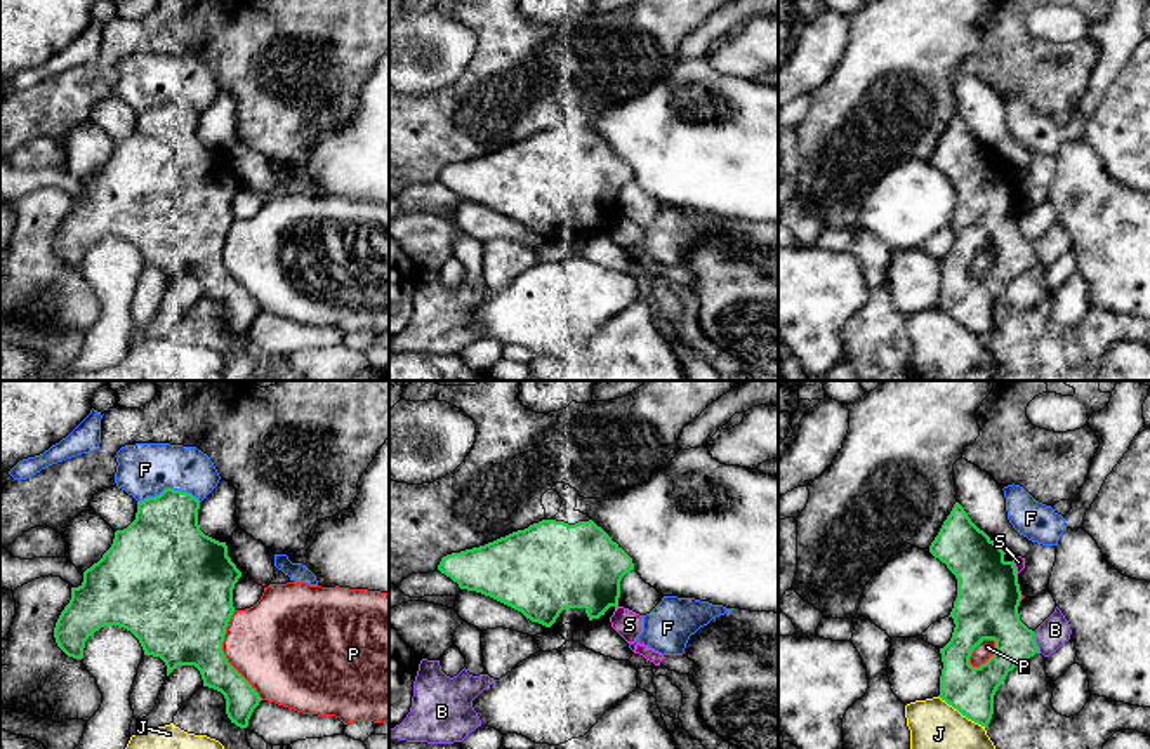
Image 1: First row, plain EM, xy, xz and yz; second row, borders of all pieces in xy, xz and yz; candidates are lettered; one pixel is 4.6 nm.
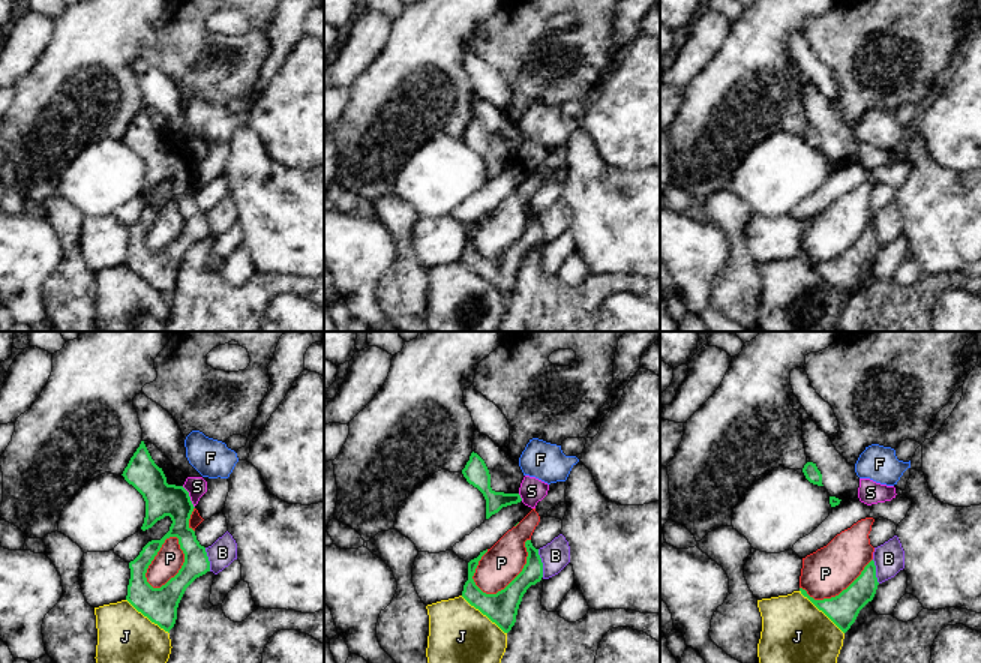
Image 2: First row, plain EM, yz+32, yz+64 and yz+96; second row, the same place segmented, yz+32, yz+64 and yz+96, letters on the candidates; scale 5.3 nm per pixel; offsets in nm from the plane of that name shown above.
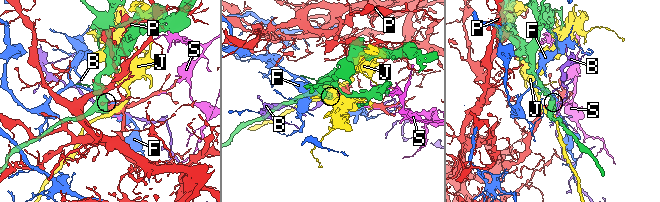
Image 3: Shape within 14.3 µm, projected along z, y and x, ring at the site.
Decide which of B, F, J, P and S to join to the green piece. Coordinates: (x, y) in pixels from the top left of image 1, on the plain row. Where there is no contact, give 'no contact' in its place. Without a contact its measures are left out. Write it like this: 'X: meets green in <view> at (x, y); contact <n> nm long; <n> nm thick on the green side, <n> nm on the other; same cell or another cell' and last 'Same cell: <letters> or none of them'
B: meets green in yz at (1034, 252); contact 110 nm long; 260 nm thick on the green side, 140 nm on the other; another cell
F: meets green in xy at (169, 99); contact 300 nm long; 360 nm thick on the green side, 260 nm on the other; another cell
J: meets green in yz at (961, 324); contact 260 nm long; 220 nm thick on the green side, 360 nm on the other; another cell
P: meets green in xy at (224, 266); contact 440 nm long; 400 nm thick on the green side, 420 nm on the other; another cell
S: meets green in yz at (1015, 179); contact 70 nm long; 300 nm thick on the green side, 50 nm on the other; another cell
Same cell: none of them

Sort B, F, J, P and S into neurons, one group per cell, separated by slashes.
B / F / J / P / S

